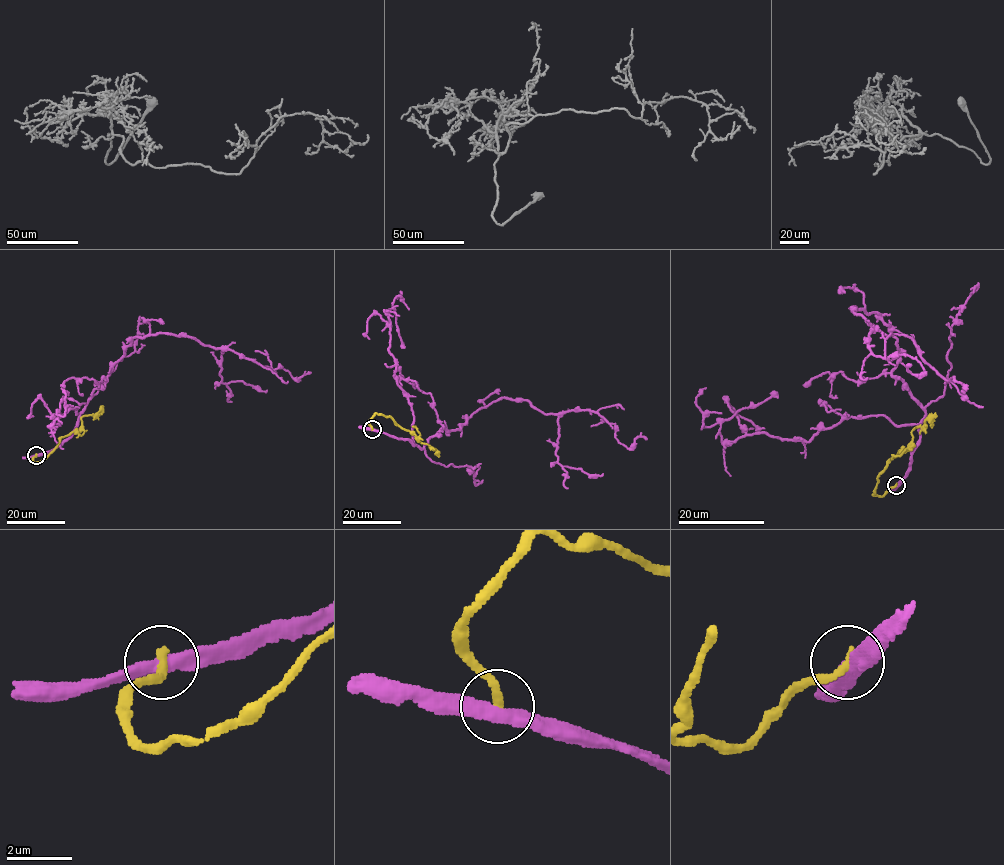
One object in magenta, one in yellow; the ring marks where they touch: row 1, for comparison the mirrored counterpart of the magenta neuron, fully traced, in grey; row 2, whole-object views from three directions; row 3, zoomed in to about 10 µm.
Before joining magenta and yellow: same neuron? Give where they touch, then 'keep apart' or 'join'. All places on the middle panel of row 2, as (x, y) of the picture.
place (372, 429); keep apart

